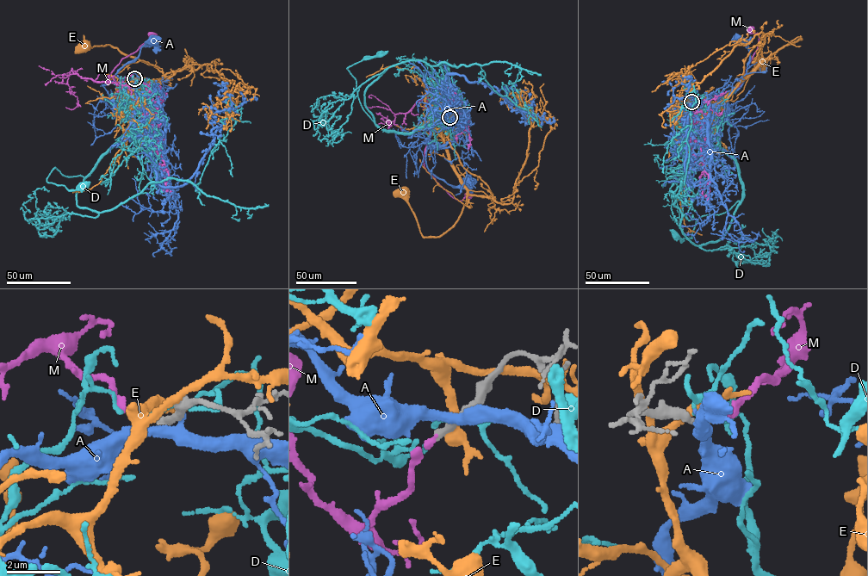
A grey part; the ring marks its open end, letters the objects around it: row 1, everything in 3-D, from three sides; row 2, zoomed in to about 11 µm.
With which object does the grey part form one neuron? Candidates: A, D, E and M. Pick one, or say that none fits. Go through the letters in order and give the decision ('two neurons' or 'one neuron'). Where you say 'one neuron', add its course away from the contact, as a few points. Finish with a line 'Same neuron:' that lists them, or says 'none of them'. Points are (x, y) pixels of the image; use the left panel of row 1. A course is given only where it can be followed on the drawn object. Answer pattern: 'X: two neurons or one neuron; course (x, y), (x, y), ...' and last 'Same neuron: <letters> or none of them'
A: two neurons
D: two neurons
E: two neurons
M: one neuron
Same neuron: M

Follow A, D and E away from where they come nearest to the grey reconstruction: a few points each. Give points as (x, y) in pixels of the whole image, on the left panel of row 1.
A: (136, 79), (154, 91), (150, 96), (139, 96), (122, 104), (114, 74), (137, 57), (143, 46), (151, 39)
D: (135, 78), (145, 102), (140, 120), (84, 177), (55, 166), (46, 178), (68, 190), (85, 185)
E: (135, 78), (133, 96), (140, 85), (164, 76), (108, 45), (82, 46)

